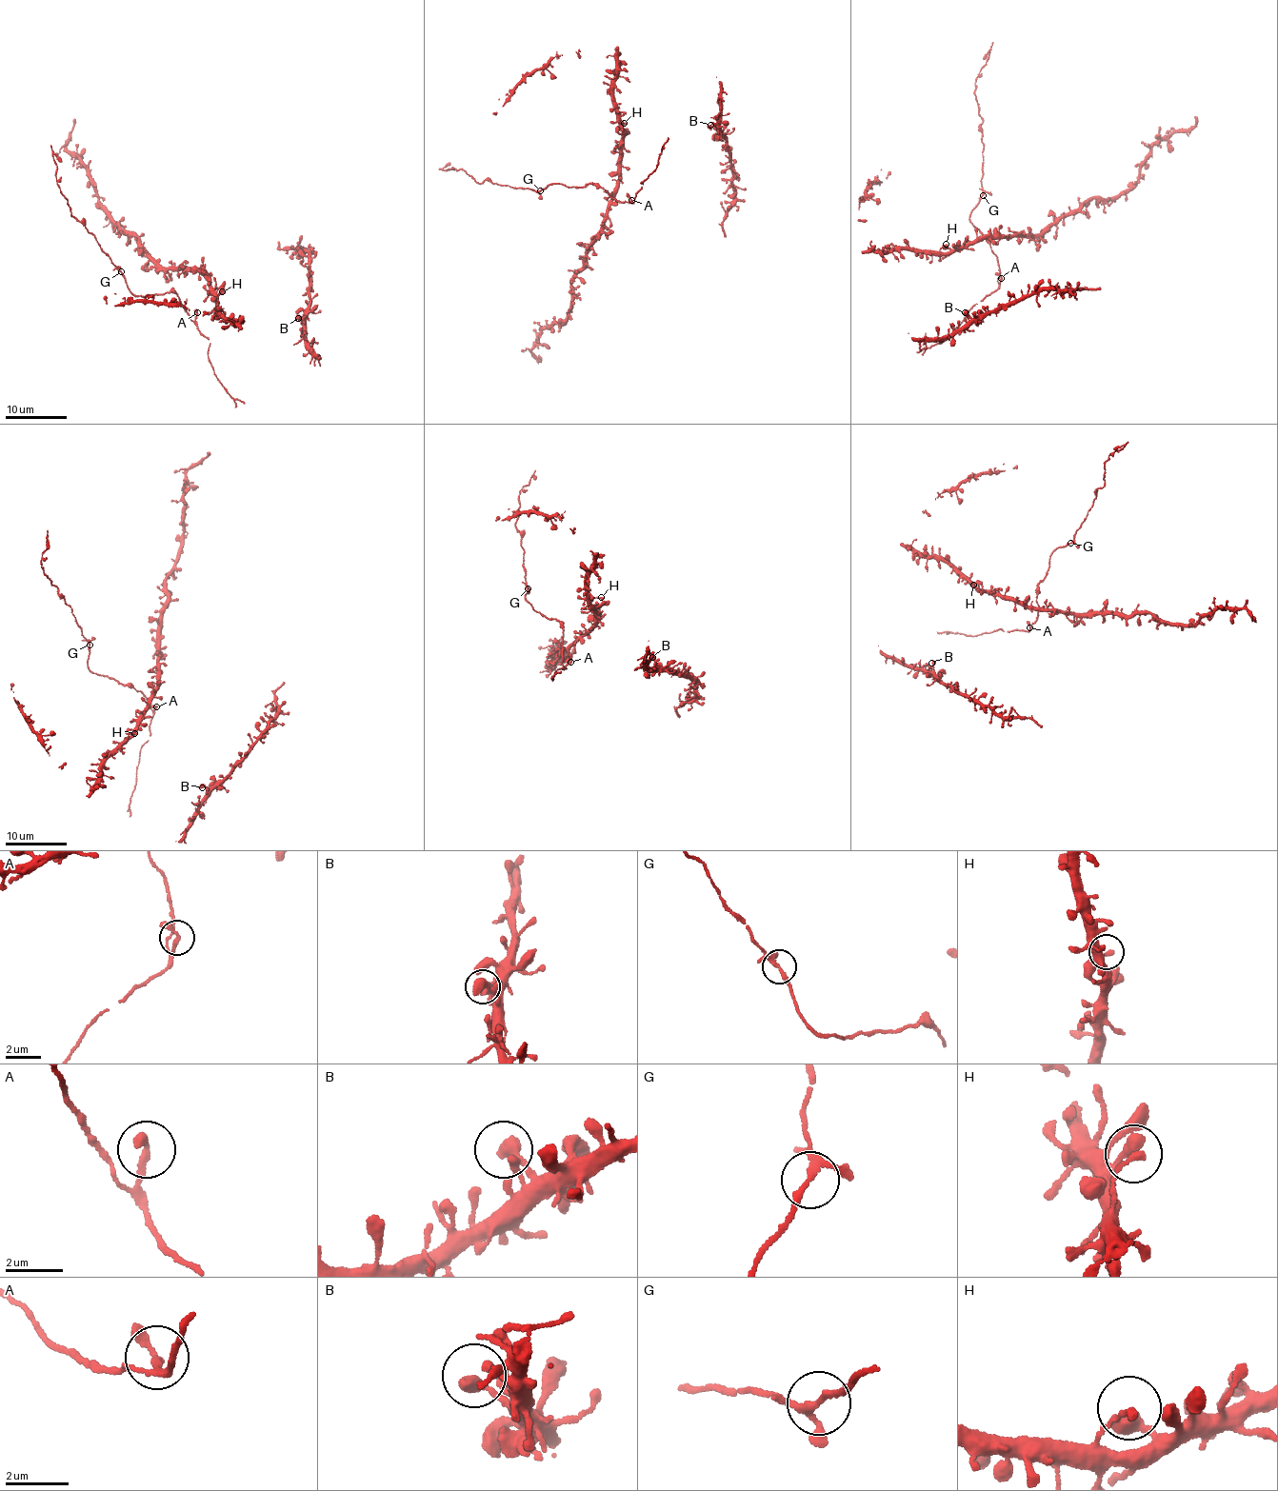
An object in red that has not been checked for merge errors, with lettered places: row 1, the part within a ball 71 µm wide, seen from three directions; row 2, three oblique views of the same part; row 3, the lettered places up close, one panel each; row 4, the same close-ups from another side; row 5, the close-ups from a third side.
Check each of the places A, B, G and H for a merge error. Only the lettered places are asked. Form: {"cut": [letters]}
{"cut": []}

